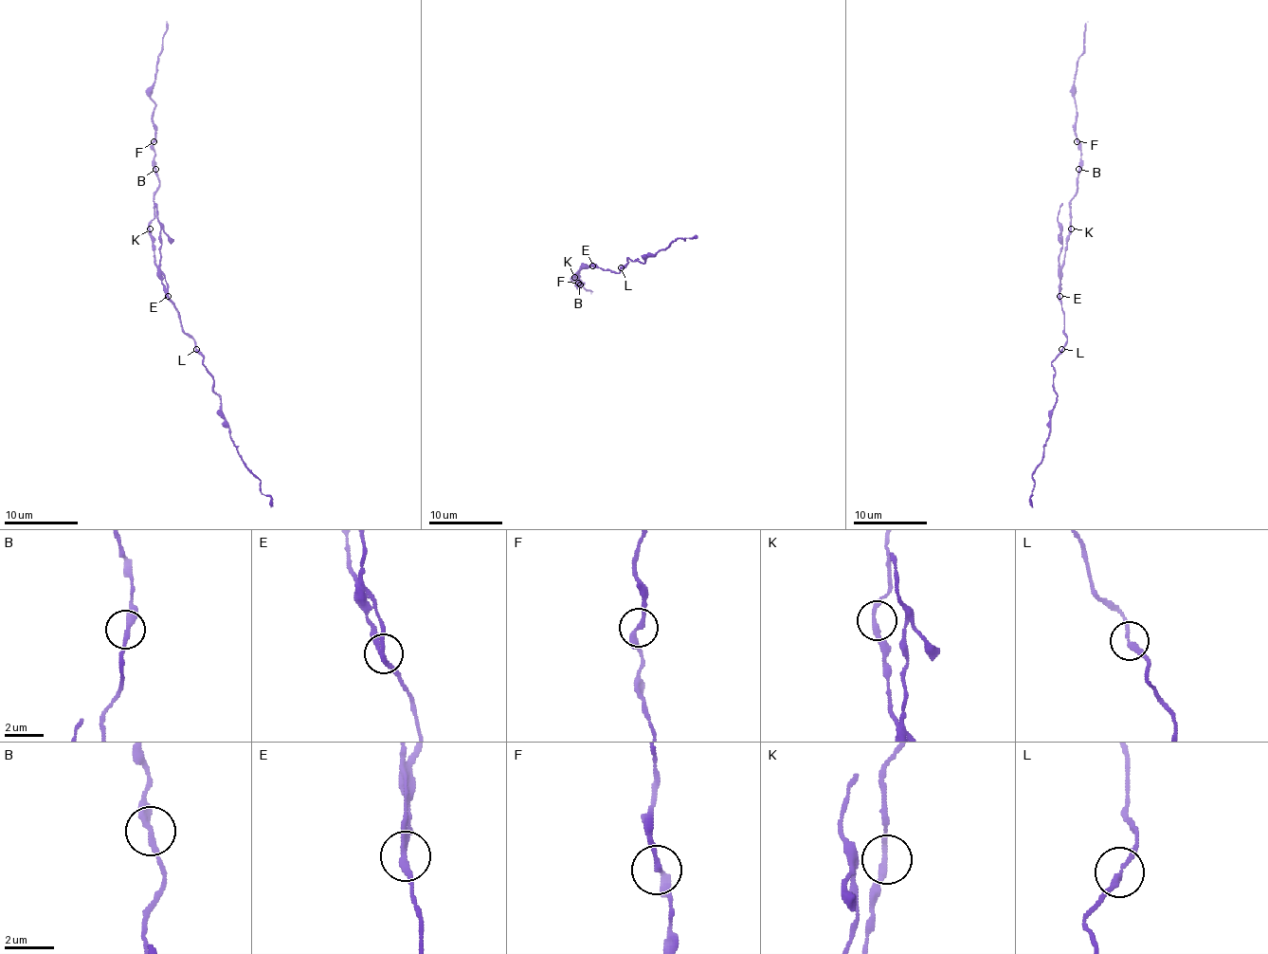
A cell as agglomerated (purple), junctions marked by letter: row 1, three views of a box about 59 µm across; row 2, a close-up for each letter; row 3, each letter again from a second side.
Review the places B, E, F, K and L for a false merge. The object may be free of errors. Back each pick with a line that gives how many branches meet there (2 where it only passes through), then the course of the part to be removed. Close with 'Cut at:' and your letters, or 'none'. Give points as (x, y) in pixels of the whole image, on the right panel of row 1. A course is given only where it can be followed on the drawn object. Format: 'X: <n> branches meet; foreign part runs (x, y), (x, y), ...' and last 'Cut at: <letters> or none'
E: 2 branches meet; foreign part runs (1059, 295), (1059, 267), (1061, 225), (1059, 221), (1061, 203)
Cut at: E

